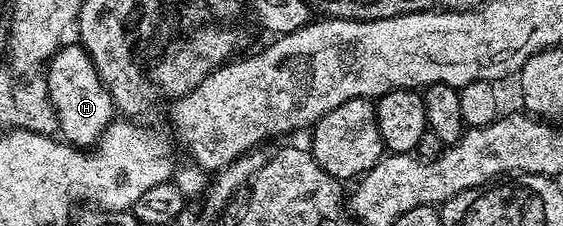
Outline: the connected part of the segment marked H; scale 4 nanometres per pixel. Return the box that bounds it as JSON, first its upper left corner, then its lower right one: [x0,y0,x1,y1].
[45,45,117,148]

